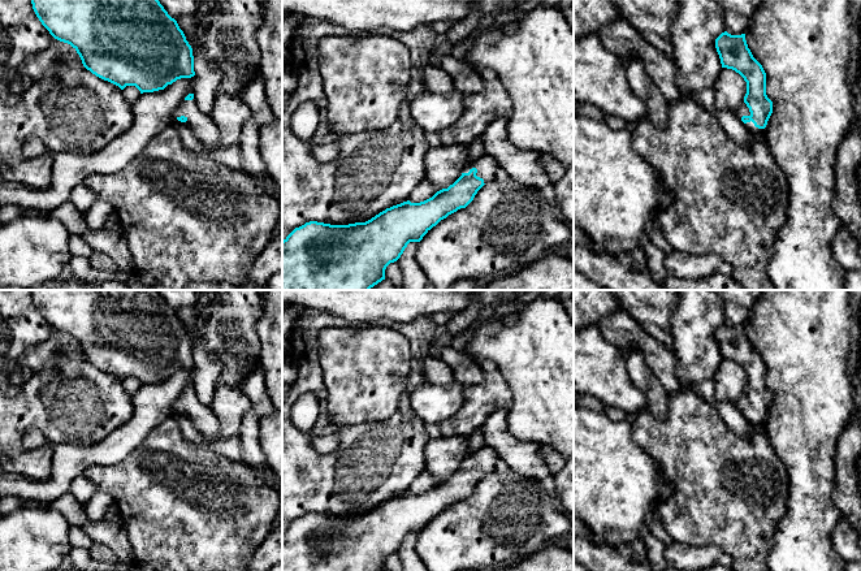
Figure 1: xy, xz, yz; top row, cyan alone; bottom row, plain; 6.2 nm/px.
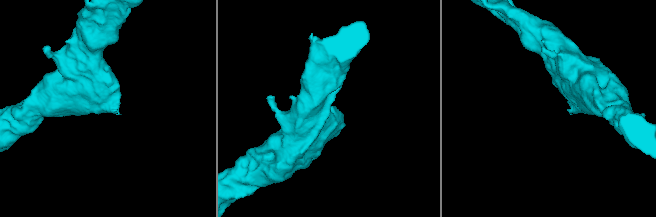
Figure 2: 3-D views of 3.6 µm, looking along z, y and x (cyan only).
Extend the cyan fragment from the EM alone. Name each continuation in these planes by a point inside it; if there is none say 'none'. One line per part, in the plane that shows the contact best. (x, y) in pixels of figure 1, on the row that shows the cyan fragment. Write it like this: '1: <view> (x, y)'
1: yz (743, 109)

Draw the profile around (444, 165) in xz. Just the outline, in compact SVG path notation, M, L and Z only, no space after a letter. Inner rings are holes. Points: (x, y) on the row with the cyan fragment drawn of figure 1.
M450 144L429 147L424 156L425 179L438 189L447 189L467 166L468 146Z

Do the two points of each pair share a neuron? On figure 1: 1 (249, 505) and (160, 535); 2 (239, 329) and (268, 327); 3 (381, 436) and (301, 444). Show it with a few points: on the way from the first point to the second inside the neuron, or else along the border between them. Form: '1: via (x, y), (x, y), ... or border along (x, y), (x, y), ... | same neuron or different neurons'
1: via (226, 510), (185, 511), (182, 514) | same neuron
2: border along (264, 303), (255, 325), (260, 344), (259, 358) | different neurons
3: via (362, 455), (357, 461), (320, 461) | same neuron

